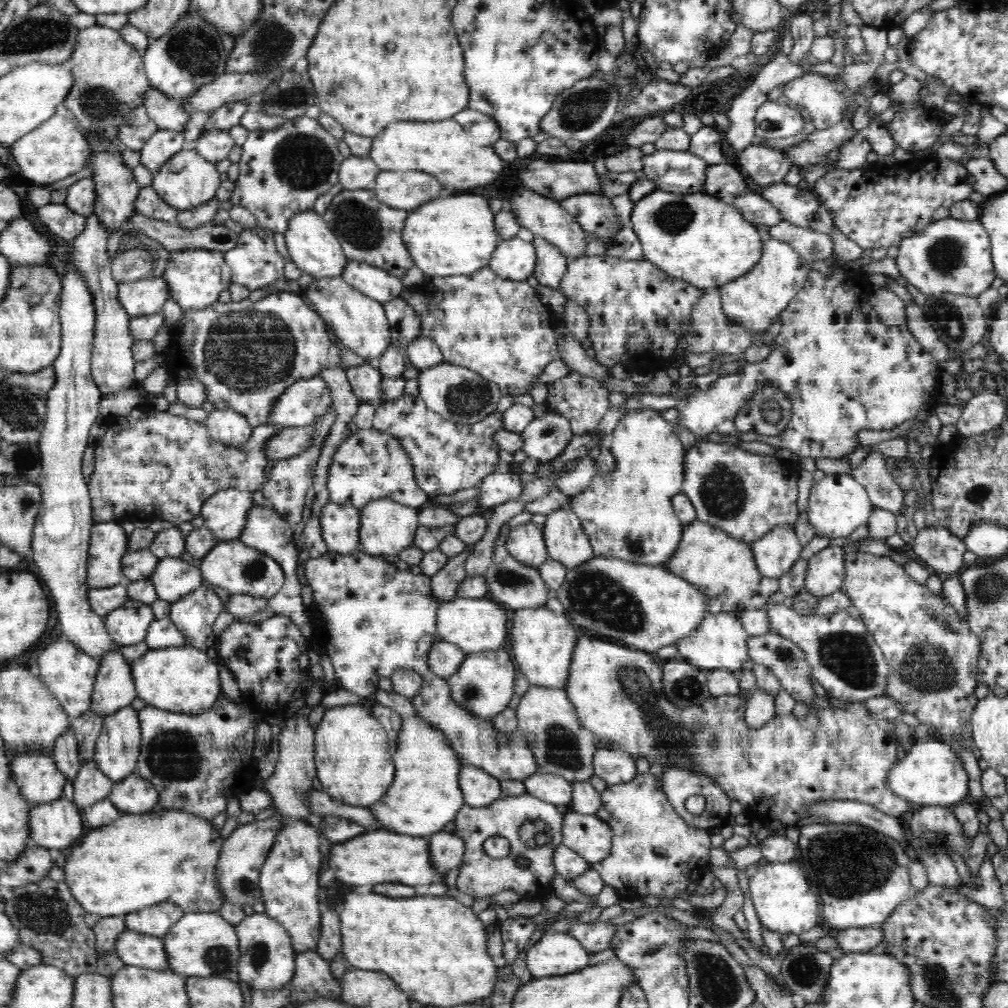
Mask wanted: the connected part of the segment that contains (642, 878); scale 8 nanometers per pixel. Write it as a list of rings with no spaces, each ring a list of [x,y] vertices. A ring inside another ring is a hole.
[[[637,773],[630,783],[607,785],[600,792],[602,806],[611,815],[608,824],[613,832],[610,854],[592,868],[602,881],[614,888],[619,898],[624,894],[678,898],[686,888],[703,876],[710,863],[710,831],[688,826],[675,814],[663,794],[662,781],[651,773]],[[636,884],[636,886],[634,886]]]

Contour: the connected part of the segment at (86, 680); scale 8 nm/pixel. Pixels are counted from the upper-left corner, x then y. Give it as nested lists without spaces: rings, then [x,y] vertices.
[[[61,636],[42,650],[34,670],[46,688],[54,695],[54,698],[58,699],[72,722],[73,718],[80,716],[83,712],[90,711],[98,667],[98,661],[92,655],[88,655],[78,648],[78,645]]]

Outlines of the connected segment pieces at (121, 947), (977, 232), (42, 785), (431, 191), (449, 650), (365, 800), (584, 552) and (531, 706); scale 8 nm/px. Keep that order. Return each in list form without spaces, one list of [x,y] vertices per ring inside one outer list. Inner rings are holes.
[[[126,930],[116,940],[116,954],[124,965],[148,968],[150,970],[170,970],[169,956],[162,937],[142,935]]]
[[[951,216],[903,238],[896,262],[907,282],[926,296],[949,294],[977,297],[992,286],[997,276],[992,262],[990,235],[984,225],[979,220],[958,220]]]
[[[24,751],[11,757],[10,772],[22,796],[30,803],[49,804],[63,798],[67,778],[48,754]]]
[[[418,170],[380,171],[373,192],[379,202],[402,211],[414,211],[414,208],[443,196],[439,180]]]
[[[439,641],[434,644],[427,655],[431,672],[448,680],[450,676],[458,672],[460,664],[464,662],[467,654],[456,644]]]
[[[367,703],[327,709],[315,728],[314,742],[319,788],[339,802],[356,807],[370,807],[380,802],[394,780],[396,767],[386,731]]]
[[[570,509],[548,514],[542,530],[548,556],[568,570],[582,567],[596,556],[577,514]]]
[[[530,686],[521,696],[516,716],[517,730],[524,735],[536,757],[538,773],[562,776],[571,783],[588,781],[594,774],[594,752],[597,752],[599,740],[581,725],[566,690]]]

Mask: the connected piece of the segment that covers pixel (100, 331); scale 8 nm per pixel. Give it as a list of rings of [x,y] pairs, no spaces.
[[[86,216],[86,228],[80,236],[72,241],[73,268],[83,276],[93,296],[96,313],[95,337],[91,358],[91,375],[103,395],[132,389],[136,385],[132,344],[134,338],[130,334],[130,318],[118,301],[118,283],[113,279],[111,260],[108,258],[108,238],[105,228],[97,220],[97,216]]]

